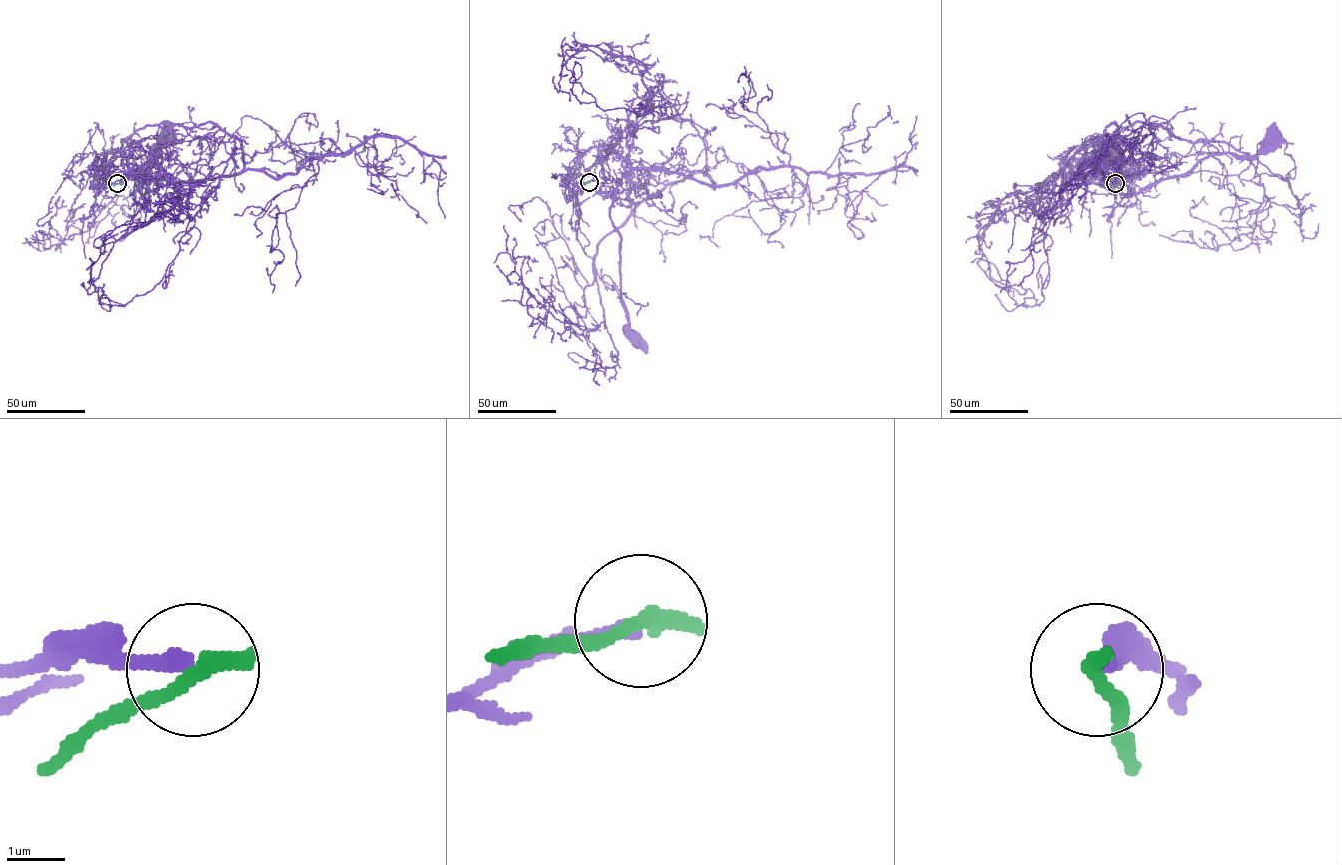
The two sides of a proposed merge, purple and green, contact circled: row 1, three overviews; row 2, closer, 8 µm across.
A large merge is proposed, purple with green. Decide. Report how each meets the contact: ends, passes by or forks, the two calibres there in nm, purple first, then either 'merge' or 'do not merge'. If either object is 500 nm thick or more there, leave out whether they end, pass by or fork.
purple ends | green ends | 240/380 nm | do not merge

